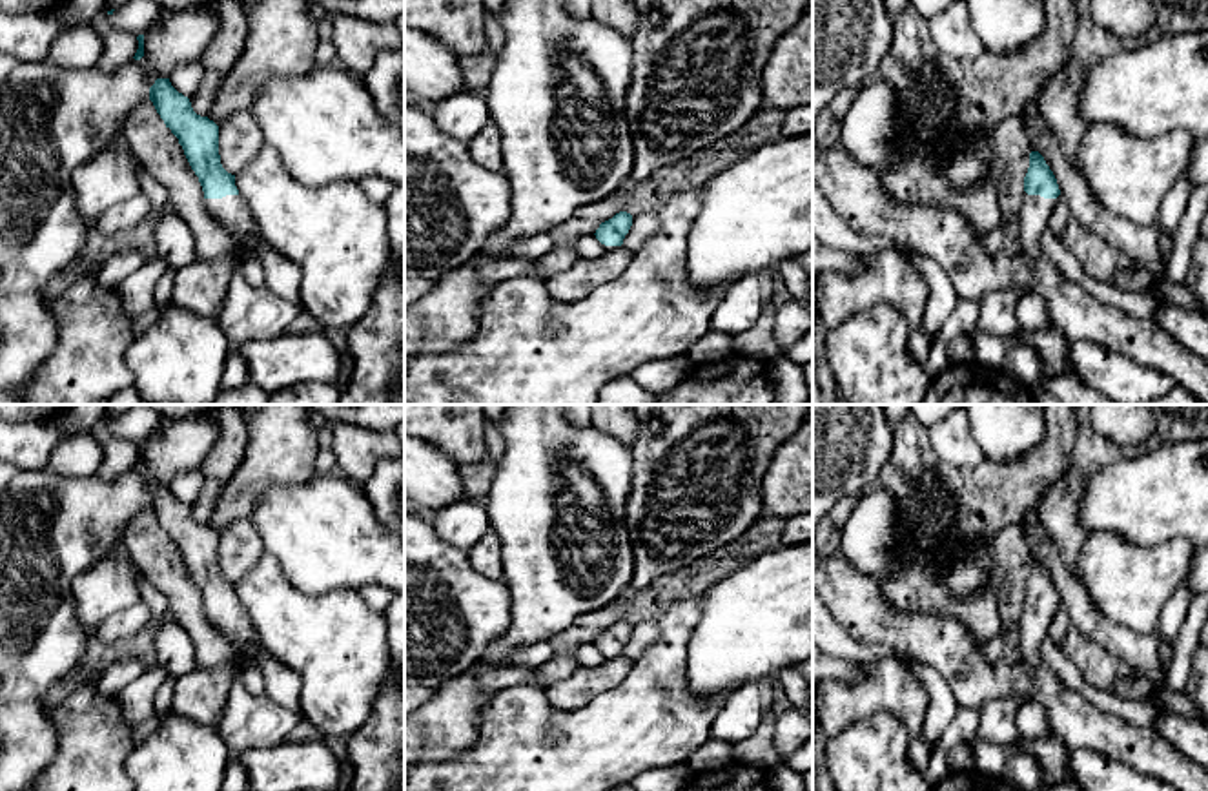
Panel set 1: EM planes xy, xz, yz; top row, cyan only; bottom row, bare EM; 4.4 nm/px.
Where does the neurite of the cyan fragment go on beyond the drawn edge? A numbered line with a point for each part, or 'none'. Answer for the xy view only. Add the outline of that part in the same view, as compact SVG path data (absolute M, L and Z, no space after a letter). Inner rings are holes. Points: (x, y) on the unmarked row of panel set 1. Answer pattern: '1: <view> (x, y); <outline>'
1: xy (230, 620); M226 603L222 607L204 607L210 625L226 640L233 638L239 643L255 640L255 631L239 603Z

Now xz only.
none

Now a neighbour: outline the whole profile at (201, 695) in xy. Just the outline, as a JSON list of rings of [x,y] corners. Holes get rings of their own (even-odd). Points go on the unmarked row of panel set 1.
[[[228,665],[197,667],[177,678],[171,709],[200,725],[217,727],[233,682],[235,671]]]

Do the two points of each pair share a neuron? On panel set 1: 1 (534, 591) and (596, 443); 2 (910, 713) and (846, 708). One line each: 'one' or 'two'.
1: one
2: one

